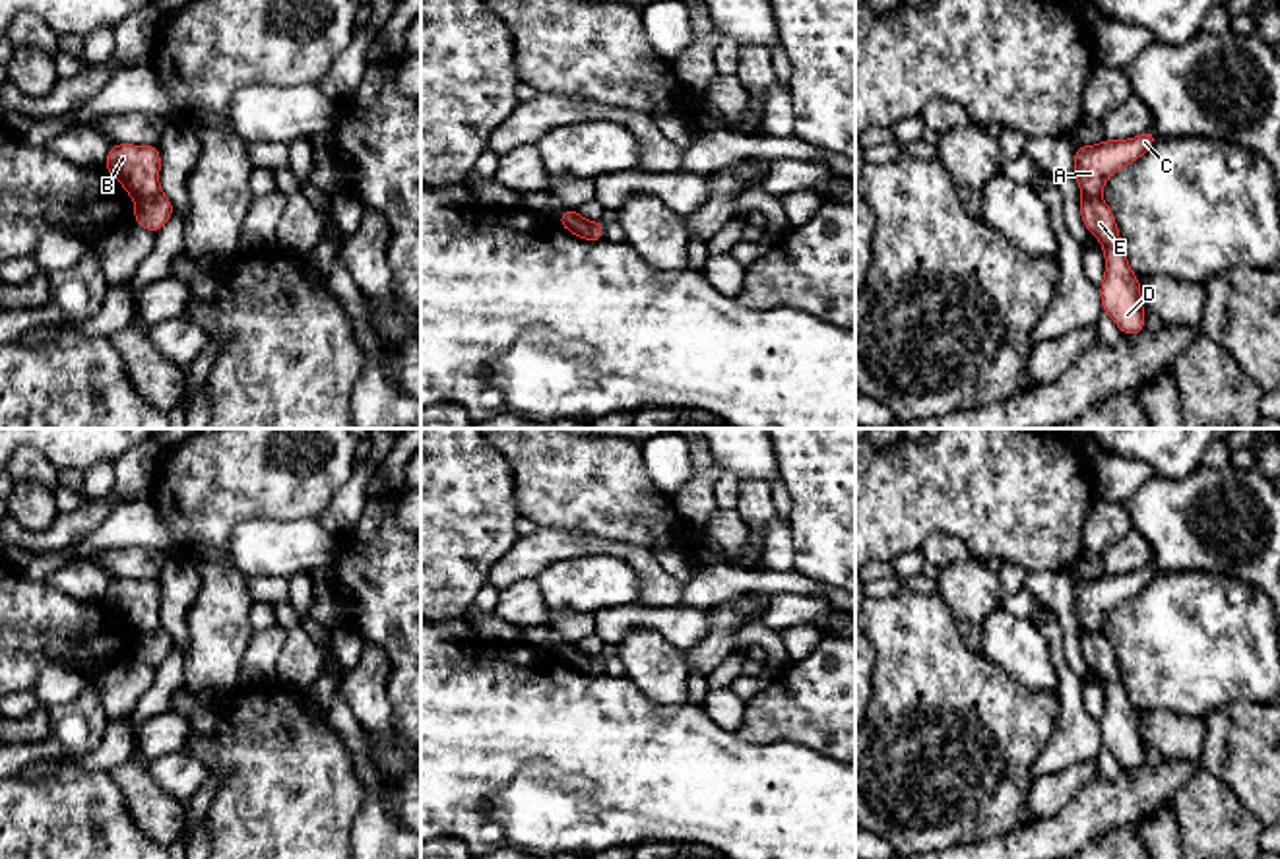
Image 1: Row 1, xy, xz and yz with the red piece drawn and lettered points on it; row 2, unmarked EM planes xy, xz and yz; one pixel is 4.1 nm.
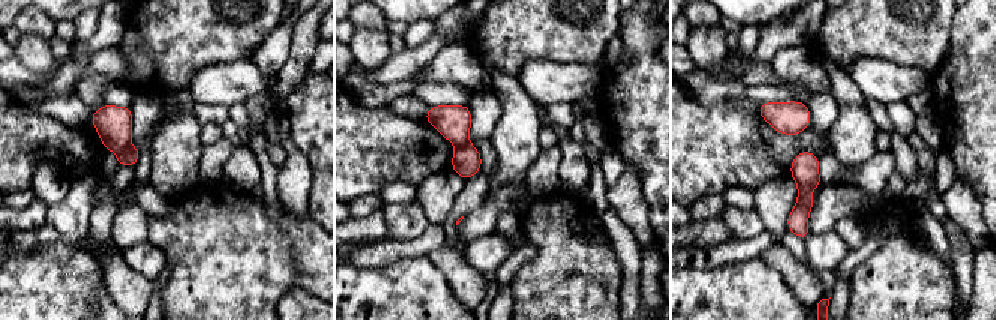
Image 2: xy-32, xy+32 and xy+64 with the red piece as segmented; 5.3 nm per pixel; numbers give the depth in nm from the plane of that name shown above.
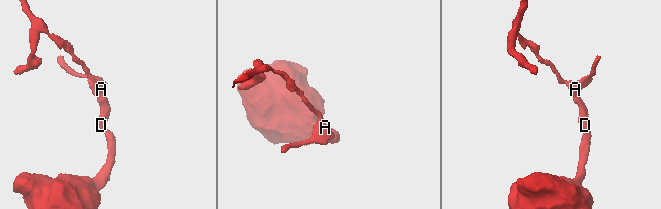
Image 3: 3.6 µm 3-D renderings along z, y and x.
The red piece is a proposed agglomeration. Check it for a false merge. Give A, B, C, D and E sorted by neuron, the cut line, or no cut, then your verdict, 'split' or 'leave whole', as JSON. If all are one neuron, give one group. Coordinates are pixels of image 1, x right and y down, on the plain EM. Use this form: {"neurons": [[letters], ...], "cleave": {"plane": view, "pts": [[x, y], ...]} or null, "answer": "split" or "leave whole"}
{"neurons": [["A", "B", "C"], ["D", "E"]], "cleave": {"plane": "xy", "pts": [[160, 625], [136, 638]]}, "answer": "split"}

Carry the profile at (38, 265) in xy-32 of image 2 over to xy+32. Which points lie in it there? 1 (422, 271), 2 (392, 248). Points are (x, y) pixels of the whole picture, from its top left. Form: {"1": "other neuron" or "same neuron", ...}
{"1": "same neuron", "2": "other neuron"}

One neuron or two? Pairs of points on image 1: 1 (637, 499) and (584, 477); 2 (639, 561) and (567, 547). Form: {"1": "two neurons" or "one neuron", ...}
{"1": "one neuron", "2": "one neuron"}

